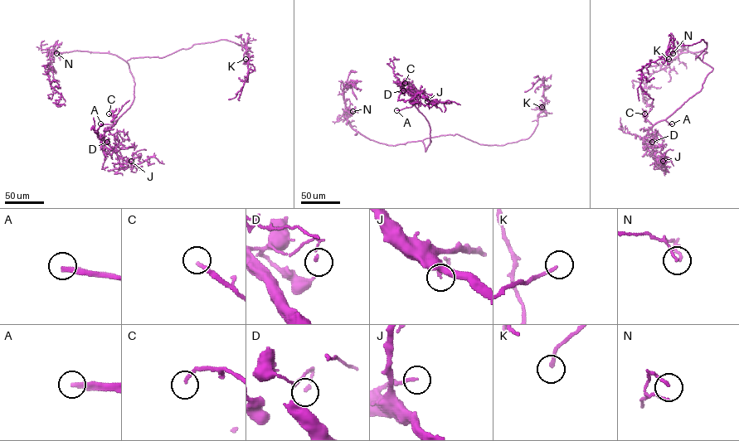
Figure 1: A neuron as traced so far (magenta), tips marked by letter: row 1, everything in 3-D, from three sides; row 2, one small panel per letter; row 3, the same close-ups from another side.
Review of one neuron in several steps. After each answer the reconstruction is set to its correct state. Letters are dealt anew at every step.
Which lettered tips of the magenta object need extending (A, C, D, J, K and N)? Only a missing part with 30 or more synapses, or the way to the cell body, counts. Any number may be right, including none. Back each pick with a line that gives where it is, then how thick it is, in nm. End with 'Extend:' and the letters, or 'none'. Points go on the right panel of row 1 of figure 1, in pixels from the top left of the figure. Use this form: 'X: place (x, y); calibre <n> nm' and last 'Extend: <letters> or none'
A: place (672, 123); calibre 240 nm
C: place (644, 113); calibre 160 nm
J: place (663, 161); calibre 160 nm
Extend: A, C, J

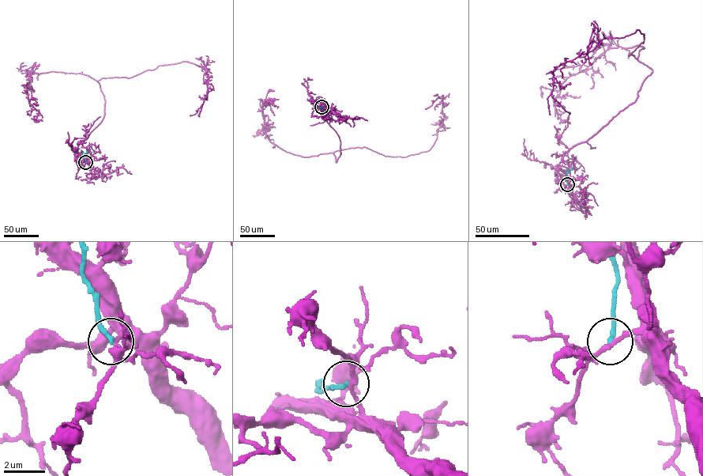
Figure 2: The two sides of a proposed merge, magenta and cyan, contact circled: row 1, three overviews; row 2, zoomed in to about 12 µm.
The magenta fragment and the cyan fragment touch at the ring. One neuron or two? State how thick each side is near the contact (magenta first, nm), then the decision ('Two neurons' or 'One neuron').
Thickness 200 nm (magenta) against 200 nm. Two neurons

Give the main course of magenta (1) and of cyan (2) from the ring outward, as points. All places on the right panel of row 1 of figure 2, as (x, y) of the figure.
1: (566, 184), (565, 152), (635, 101), (652, 71), (628, 55), (639, 30), (554, 70), (551, 96), (570, 113)
2: (566, 184), (566, 174), (573, 166)

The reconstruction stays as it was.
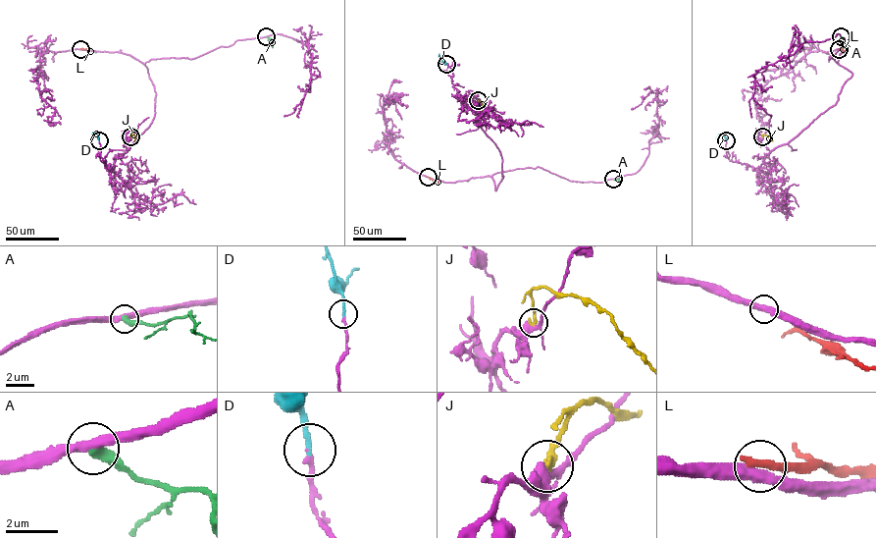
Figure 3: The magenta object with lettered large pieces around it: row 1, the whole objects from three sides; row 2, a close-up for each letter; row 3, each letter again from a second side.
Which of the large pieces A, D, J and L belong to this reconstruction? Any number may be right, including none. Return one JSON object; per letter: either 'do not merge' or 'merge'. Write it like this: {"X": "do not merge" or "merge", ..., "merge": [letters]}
{"A": "do not merge", "D": "merge", "J": "do not merge", "L": "do not merge", "merge": ["D"]}

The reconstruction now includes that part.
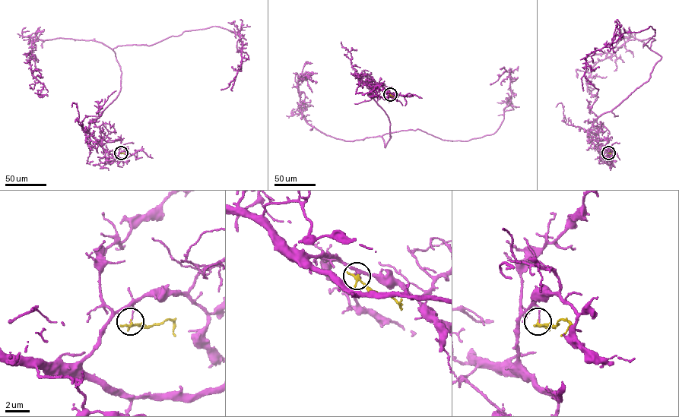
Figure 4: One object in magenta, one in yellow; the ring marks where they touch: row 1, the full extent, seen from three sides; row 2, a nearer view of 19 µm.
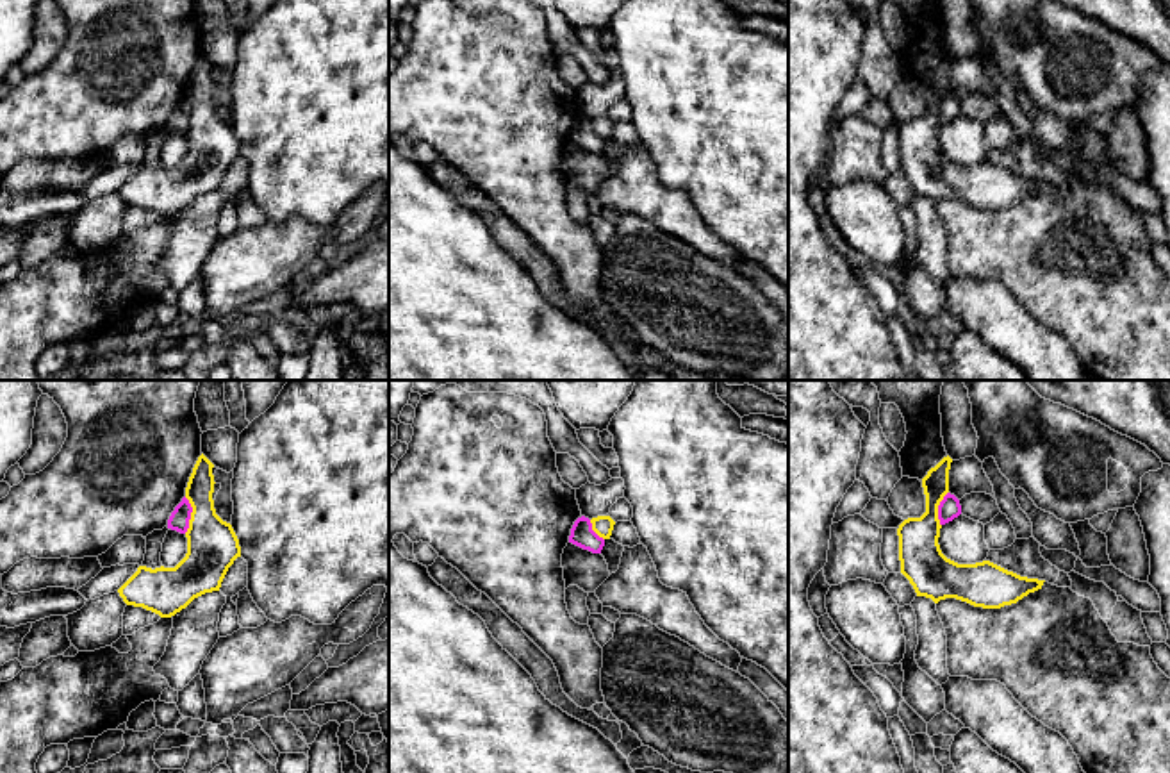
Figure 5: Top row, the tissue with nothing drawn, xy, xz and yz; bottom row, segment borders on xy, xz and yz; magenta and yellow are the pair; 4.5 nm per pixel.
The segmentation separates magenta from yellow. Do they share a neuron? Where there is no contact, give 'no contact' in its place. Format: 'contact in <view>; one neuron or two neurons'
contact in xy; two neurons

